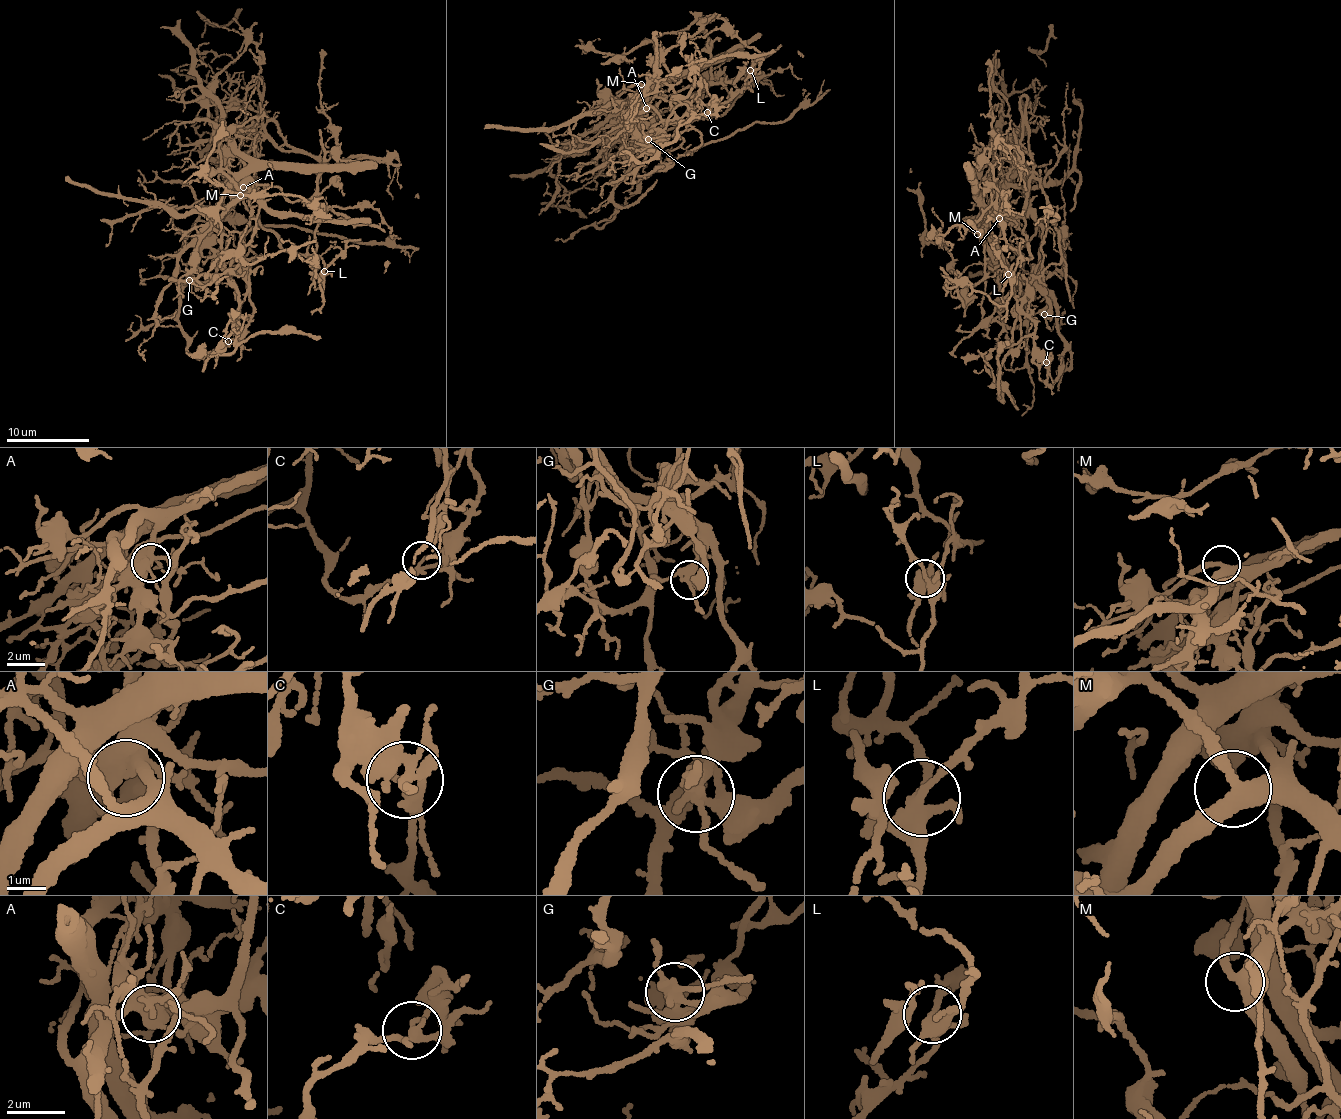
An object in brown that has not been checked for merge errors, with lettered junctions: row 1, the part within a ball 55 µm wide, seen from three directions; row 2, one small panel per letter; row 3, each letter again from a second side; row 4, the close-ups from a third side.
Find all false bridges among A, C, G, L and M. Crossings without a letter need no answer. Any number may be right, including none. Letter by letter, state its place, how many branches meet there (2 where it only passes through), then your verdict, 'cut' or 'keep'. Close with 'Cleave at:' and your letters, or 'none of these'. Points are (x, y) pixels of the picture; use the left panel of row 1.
A: at (243, 187); 7 branches meet; cut
C: at (228, 341); 3 branches meet; cut
G: at (189, 280); 5 branches meet; cut
L: at (324, 271); 5 branches meet; keep
M: at (240, 195); 3 branches meet; keep
Cleave at: A, C, G

